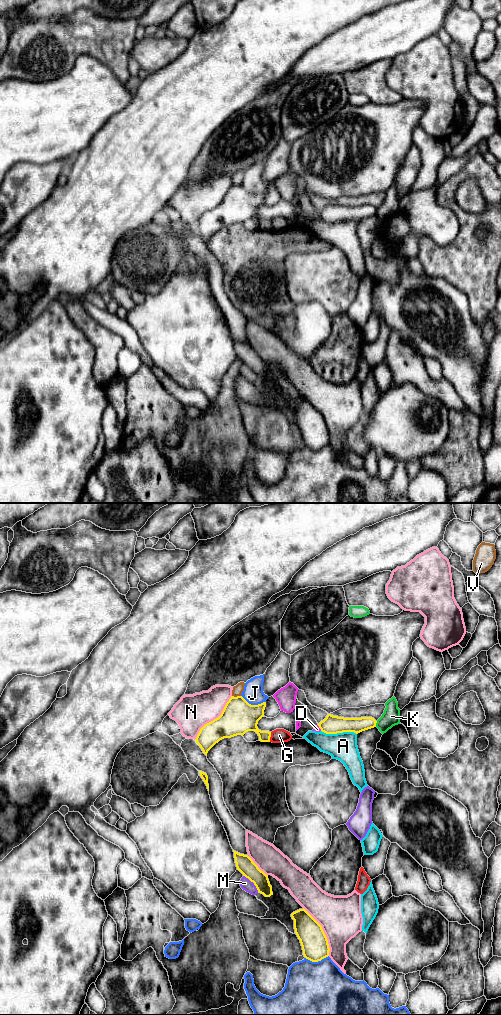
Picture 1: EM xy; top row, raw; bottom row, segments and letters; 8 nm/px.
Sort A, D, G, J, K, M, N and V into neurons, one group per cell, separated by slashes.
A / D / G / J / K / M / N / V

